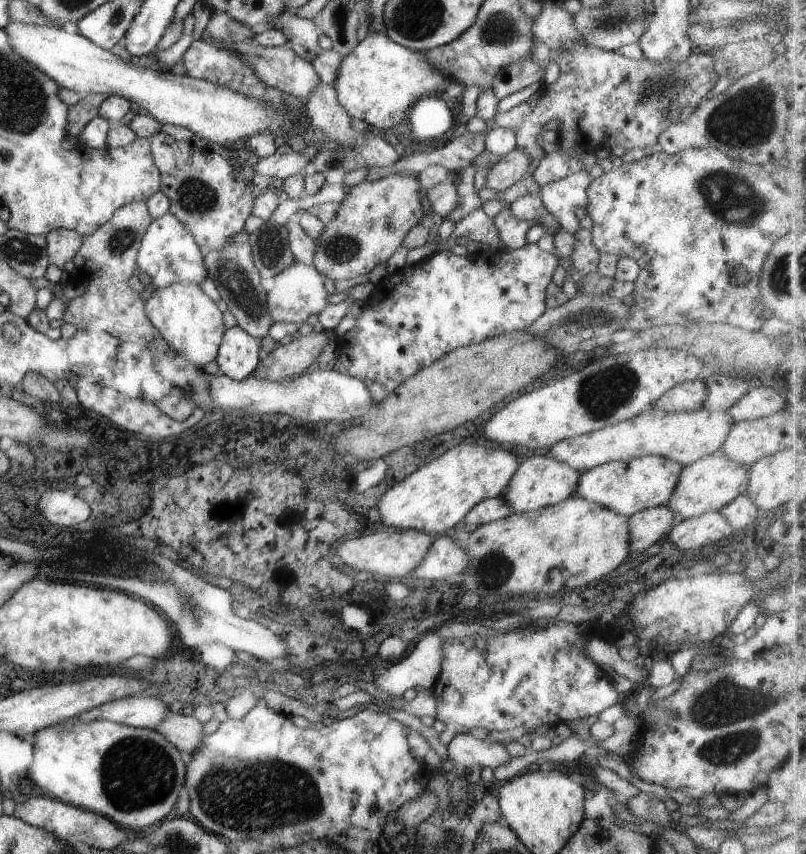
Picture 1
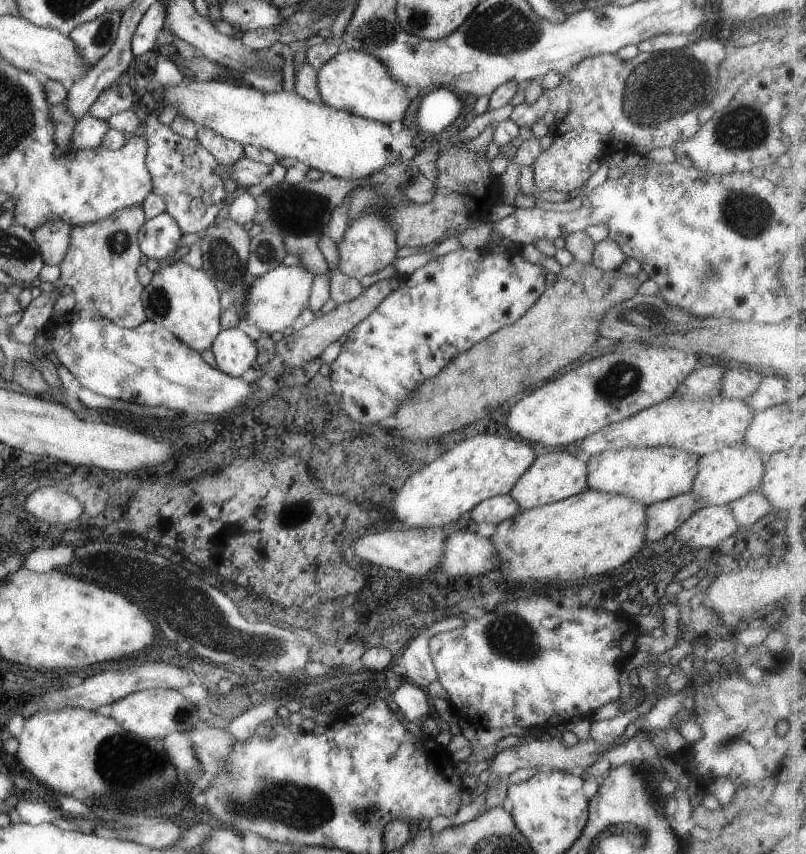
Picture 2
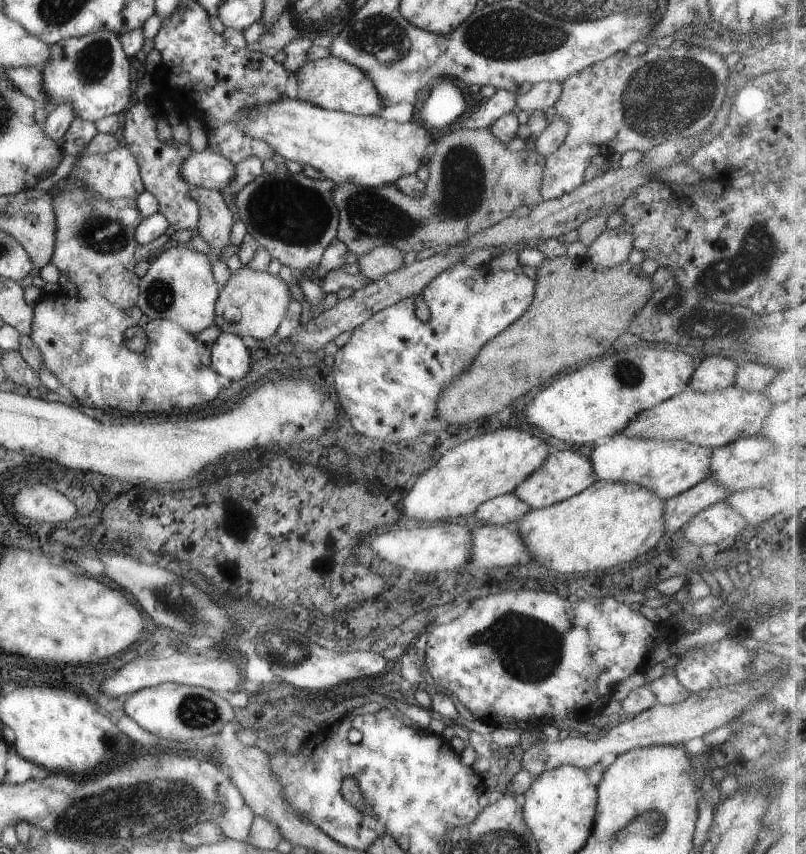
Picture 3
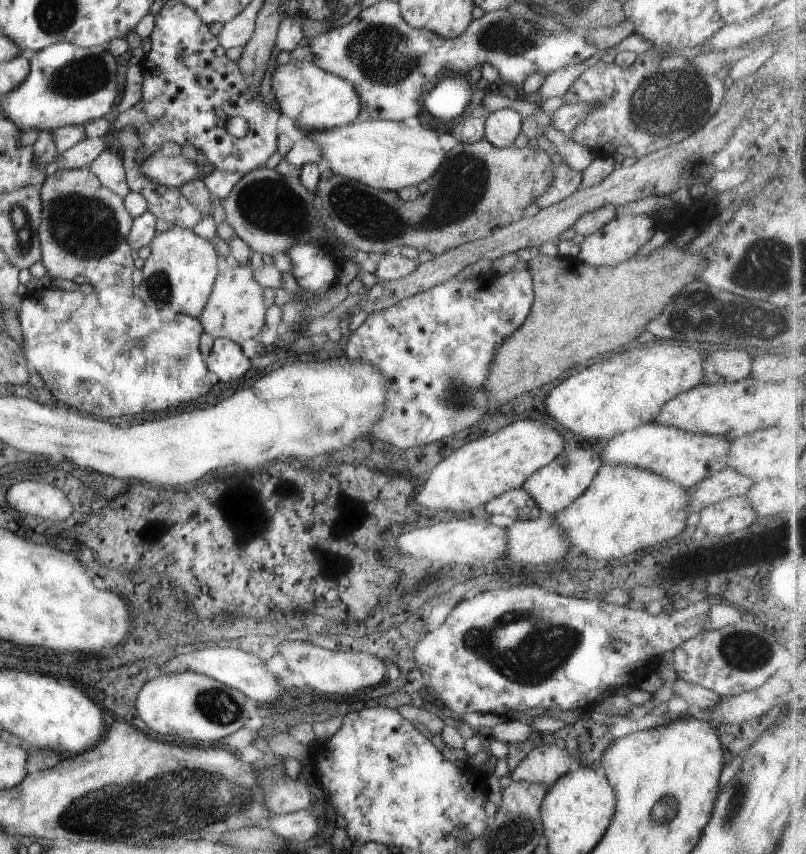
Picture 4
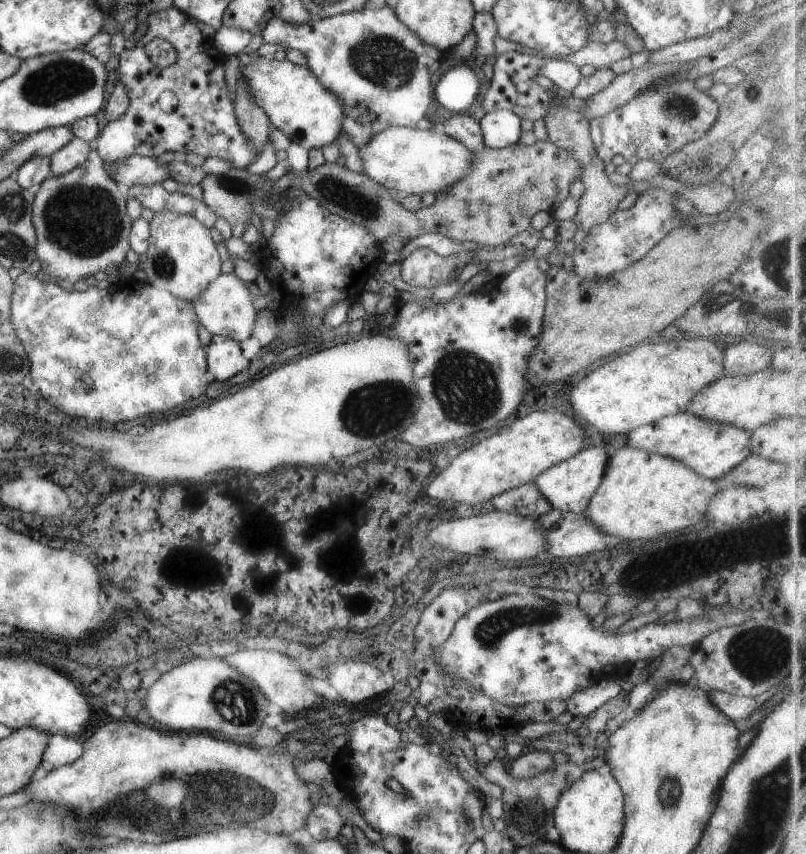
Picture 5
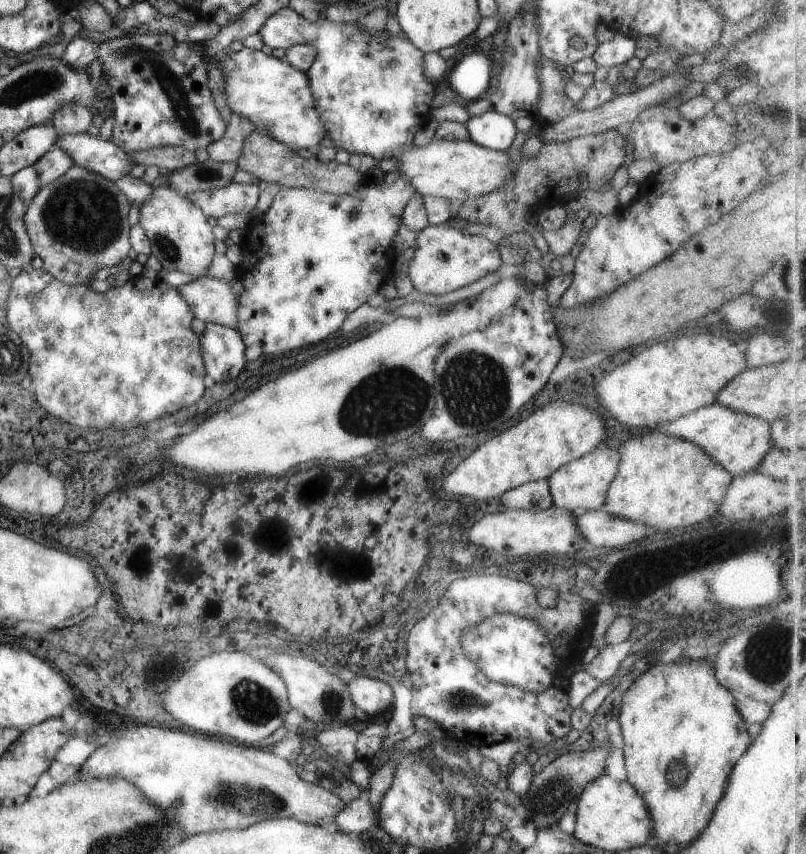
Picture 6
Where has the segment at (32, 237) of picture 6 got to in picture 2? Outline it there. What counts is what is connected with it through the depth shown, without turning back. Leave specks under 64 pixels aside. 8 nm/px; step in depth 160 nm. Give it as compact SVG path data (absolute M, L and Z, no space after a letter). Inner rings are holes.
M141 205L119 209L91 224L71 227L71 240L63 260L59 262L59 280L69 286L75 295L75 306L71 311L89 312L105 318L121 328L137 328L145 322L141 303L142 286L136 278L141 252L137 243L137 232L145 222Z

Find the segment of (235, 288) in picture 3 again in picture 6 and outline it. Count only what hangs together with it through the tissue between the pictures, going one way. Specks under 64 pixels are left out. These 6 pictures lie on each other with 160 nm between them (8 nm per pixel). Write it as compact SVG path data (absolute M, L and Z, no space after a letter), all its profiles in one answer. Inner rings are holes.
M205 275L178 289L194 318L205 324L221 324L238 330L238 297L231 291L227 280Z

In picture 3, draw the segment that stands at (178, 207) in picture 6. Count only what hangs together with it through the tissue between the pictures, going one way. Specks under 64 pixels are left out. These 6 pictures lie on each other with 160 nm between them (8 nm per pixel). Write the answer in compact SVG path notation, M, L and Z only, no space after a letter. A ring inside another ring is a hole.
M171 243L169 248L149 260L148 268L138 282L137 306L149 318L173 321L195 337L203 329L214 324L214 306L220 288L211 275L211 264L207 254L184 248L182 244Z

